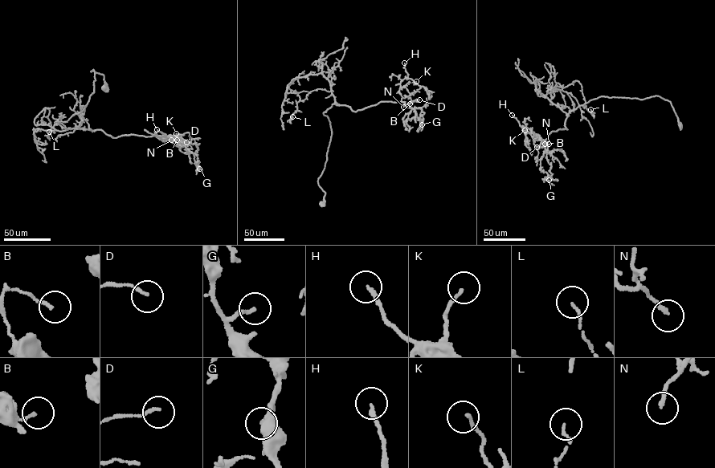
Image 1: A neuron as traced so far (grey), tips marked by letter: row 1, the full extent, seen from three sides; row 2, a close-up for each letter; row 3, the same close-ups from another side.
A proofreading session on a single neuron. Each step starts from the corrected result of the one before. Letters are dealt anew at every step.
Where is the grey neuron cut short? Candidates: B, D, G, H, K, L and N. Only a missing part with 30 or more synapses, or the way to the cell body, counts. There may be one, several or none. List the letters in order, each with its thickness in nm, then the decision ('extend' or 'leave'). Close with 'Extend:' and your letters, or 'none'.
B: calibre 120 nm; leave
D: calibre 130 nm; leave
G: calibre 170 nm; leave
H: calibre 200 nm; leave
K: calibre 130 nm; leave
L: calibre 110 nm; leave
N: calibre 180 nm; extend
Extend: N

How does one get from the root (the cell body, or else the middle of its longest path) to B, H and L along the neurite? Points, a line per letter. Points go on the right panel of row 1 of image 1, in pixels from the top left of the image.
B: (680, 124), (670, 101), (658, 95), (600, 96), (570, 111), (566, 129), (551, 132), (545, 148), (545, 144)
H: (680, 124), (670, 101), (655, 95), (591, 99), (569, 113), (566, 129), (552, 131), (545, 140), (512, 115)
L: (680, 124), (670, 101), (658, 95), (600, 96), (568, 114), (543, 95), (578, 80), (590, 109)

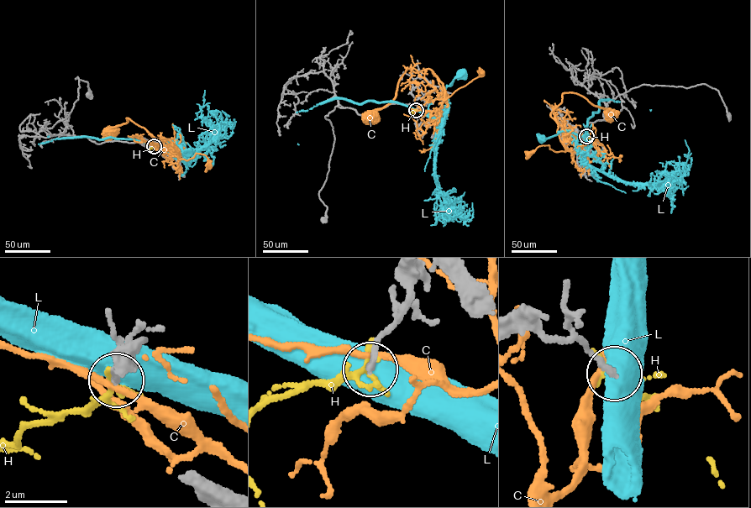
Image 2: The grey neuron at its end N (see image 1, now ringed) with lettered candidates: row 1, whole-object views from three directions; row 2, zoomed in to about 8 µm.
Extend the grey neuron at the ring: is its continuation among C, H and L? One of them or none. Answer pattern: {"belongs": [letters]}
{"belongs": []}

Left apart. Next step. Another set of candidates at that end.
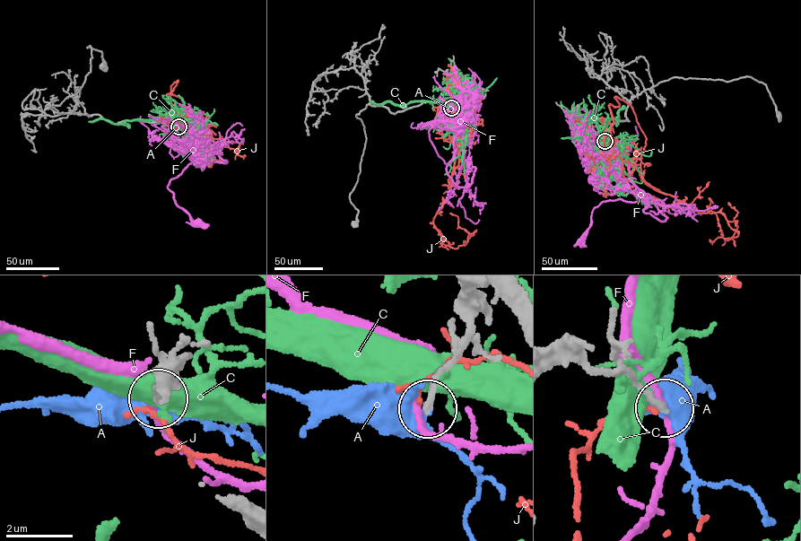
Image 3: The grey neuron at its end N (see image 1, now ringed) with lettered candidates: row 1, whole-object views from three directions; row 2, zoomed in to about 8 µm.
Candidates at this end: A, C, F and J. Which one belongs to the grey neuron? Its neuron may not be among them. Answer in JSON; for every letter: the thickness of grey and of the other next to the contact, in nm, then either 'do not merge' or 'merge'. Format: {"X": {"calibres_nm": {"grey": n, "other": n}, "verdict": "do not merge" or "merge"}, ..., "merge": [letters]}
{"A": {"calibres_nm": {"grey": 190, "other": 320}, "verdict": "merge"}, "C": {"calibres_nm": {"grey": 170, "other": 550}, "verdict": "do not merge"}, "F": {"calibres_nm": {"grey": 180, "other": 180}, "verdict": "do not merge"}, "J": {"calibres_nm": {"grey": 180, "other": 110}, "verdict": "do not merge"}, "merge": ["A"]}

